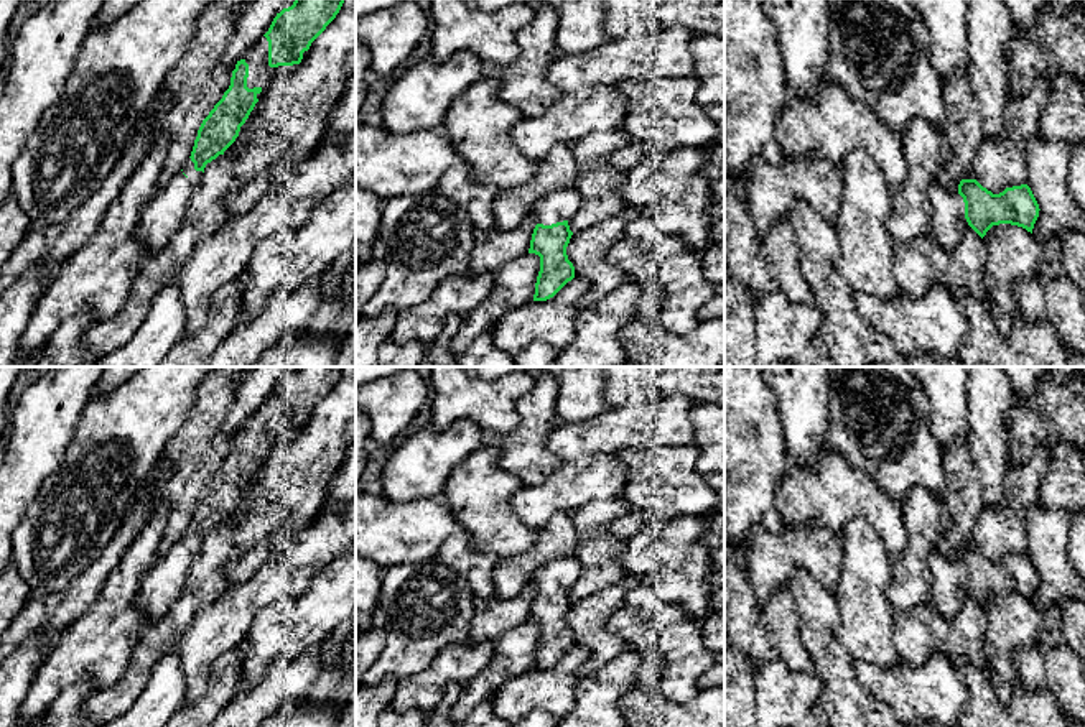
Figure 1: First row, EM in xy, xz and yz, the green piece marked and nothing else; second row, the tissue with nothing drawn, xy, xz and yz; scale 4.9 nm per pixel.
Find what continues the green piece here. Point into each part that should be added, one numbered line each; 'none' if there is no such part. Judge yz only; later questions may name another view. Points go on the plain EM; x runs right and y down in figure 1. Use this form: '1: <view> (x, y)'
1: yz (949, 578)

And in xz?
1: xz (558, 574)

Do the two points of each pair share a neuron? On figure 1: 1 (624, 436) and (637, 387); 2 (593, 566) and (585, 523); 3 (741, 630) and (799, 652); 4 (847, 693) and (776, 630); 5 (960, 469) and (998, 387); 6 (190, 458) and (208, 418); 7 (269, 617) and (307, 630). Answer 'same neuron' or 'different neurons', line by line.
1: different neurons
2: same neuron
3: same neuron
4: different neurons
5: different neurons
6: same neuron
7: same neuron

